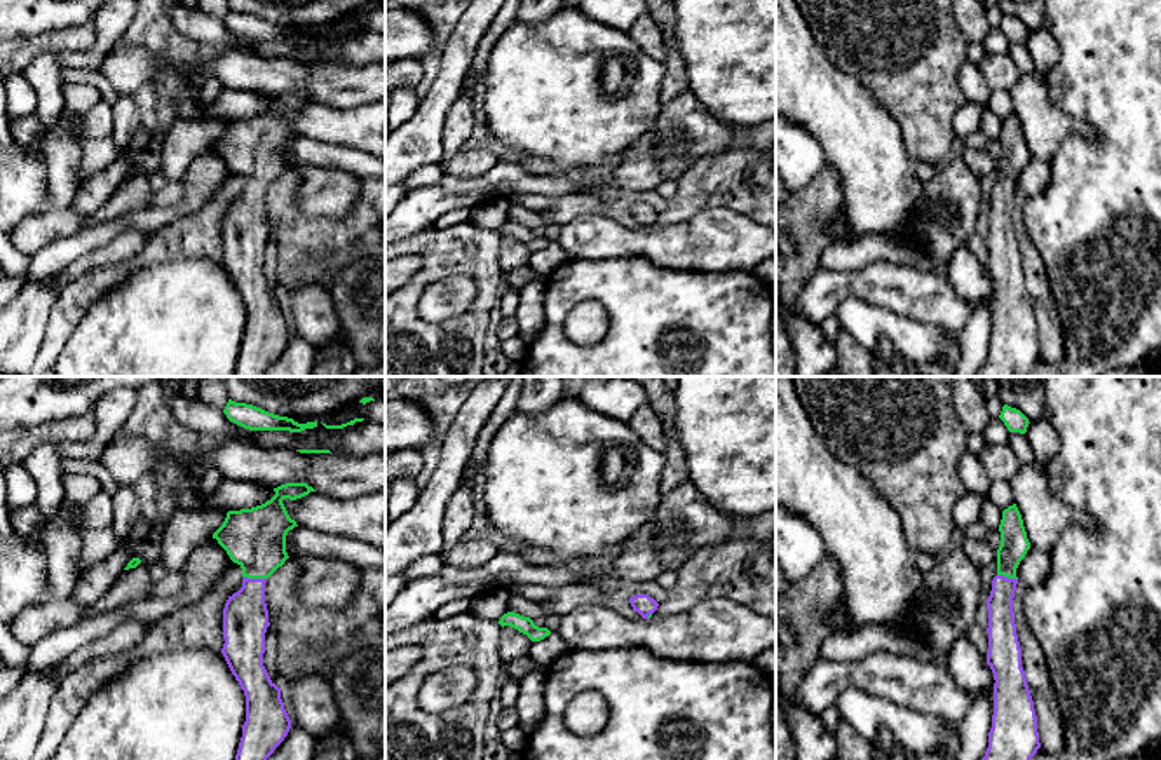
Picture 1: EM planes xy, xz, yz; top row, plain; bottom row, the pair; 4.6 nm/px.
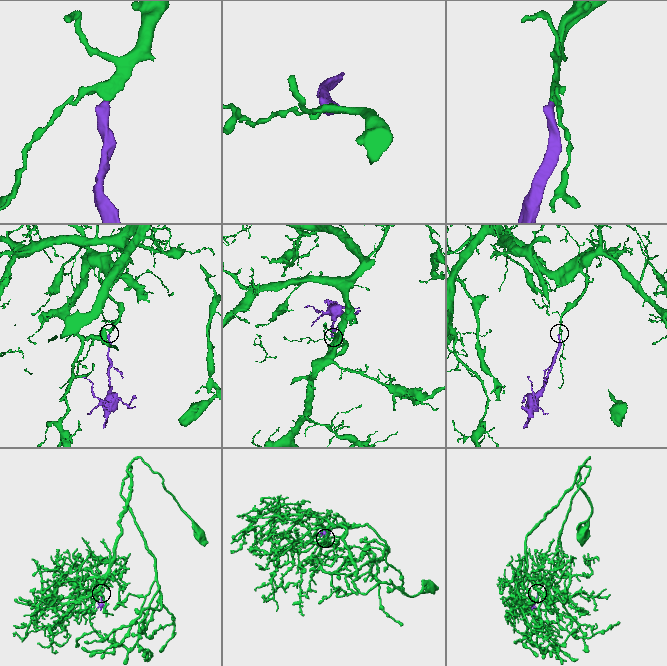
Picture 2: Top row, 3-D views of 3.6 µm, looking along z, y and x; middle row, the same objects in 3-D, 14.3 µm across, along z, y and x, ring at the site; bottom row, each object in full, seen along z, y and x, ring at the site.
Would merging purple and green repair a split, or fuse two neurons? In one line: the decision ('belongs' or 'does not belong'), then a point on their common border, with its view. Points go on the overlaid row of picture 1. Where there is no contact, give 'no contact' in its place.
belongs; contact xy (255, 579)

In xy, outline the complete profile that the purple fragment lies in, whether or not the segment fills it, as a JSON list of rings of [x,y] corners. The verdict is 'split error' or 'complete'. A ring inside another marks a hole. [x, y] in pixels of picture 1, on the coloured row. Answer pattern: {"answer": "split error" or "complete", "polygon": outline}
{"answer": "split error", "polygon": [[[286,483],[274,492],[261,506],[228,511],[213,533],[244,577],[242,587],[228,596],[223,608],[221,654],[246,696],[246,722],[235,760],[267,760],[291,729],[281,689],[263,666],[270,626],[265,582],[289,558],[286,535],[298,526],[282,500],[296,500],[316,490],[307,483]]]}

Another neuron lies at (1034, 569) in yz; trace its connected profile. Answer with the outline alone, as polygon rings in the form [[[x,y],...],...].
[[[1030,547],[1016,568],[1018,582],[1025,589],[1039,587],[1049,575],[1049,553]]]

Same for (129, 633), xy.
[[[127,619],[105,638],[99,638],[91,645],[75,650],[61,662],[54,664],[49,669],[47,678],[54,680],[59,685],[68,675],[94,659],[126,654],[143,640],[145,633],[146,622]]]

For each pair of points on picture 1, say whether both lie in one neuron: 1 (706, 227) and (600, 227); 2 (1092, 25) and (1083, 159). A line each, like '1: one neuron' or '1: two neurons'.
1: one neuron
2: one neuron

